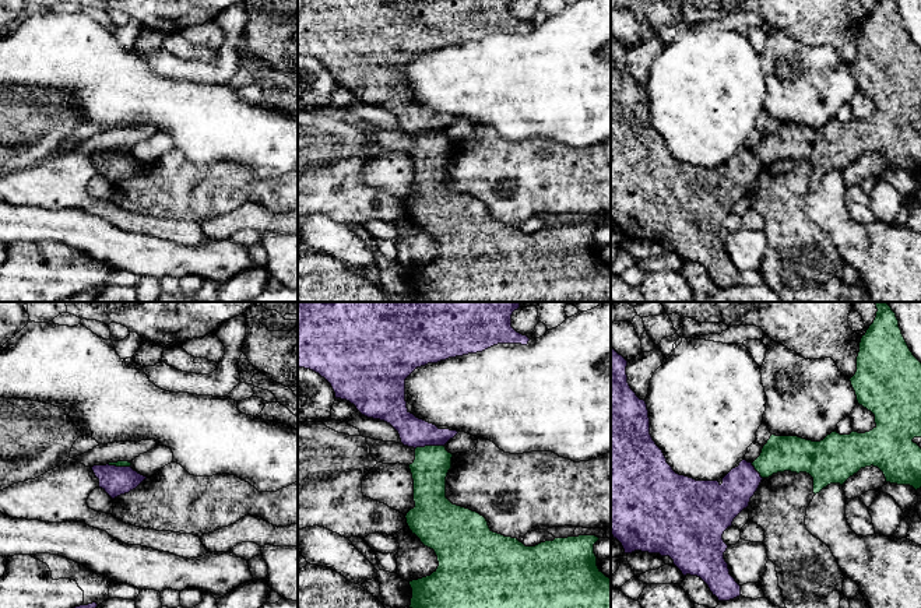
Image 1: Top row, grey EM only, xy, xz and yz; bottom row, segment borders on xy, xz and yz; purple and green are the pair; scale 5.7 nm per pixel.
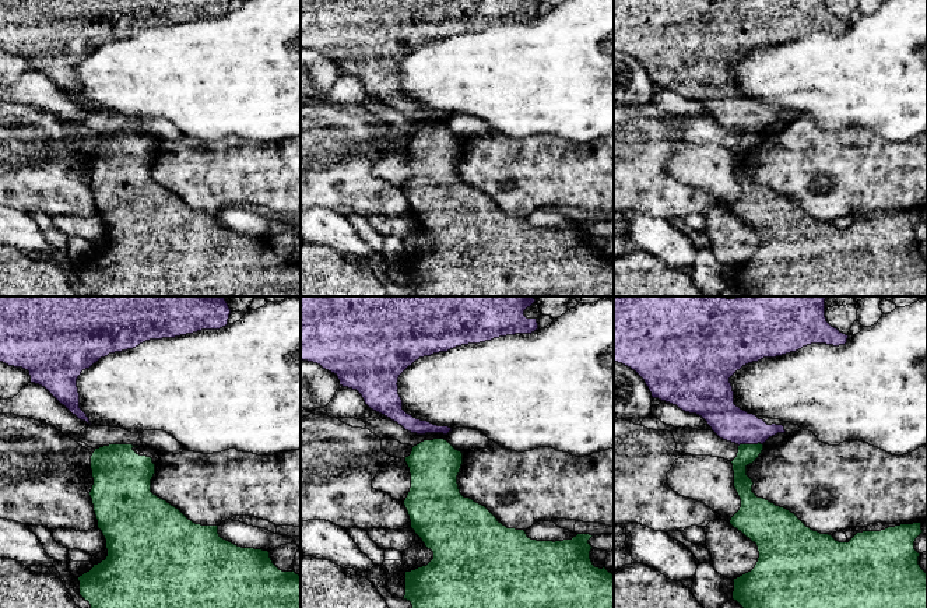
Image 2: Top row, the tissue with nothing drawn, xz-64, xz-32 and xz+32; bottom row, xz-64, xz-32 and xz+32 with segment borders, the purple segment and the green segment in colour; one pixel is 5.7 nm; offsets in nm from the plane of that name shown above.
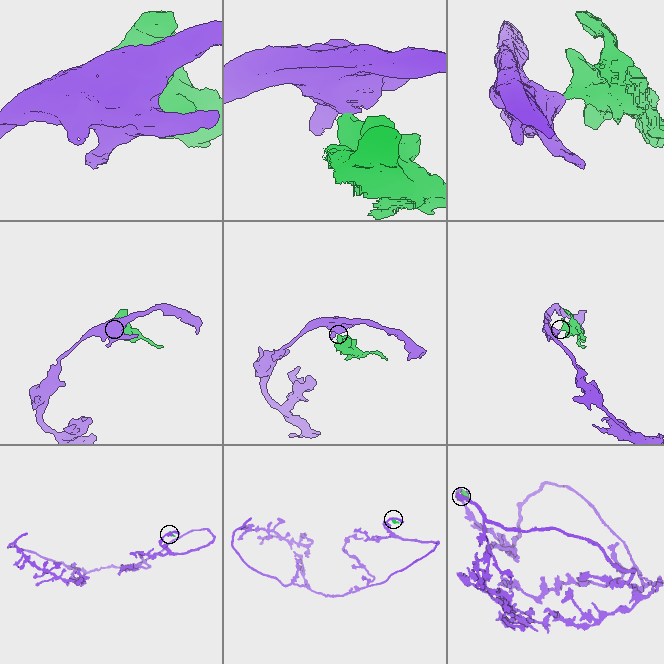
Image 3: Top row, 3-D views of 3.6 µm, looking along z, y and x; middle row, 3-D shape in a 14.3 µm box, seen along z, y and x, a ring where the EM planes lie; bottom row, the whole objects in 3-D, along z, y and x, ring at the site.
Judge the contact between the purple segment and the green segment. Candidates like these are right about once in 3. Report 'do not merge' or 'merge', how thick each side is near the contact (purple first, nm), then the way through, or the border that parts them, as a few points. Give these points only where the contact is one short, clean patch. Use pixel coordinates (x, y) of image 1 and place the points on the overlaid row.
do not merge; 170 nm thick on the purple side, 200 nm on the other; border along xz (443, 445), (425, 445), (415, 449)

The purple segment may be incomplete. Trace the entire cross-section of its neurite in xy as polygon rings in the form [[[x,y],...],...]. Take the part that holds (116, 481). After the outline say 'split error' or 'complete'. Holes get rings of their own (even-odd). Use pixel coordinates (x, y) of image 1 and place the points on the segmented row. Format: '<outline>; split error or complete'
[[[94,465],[91,467],[102,488],[112,499],[136,489],[147,477],[130,467]]]; complete

